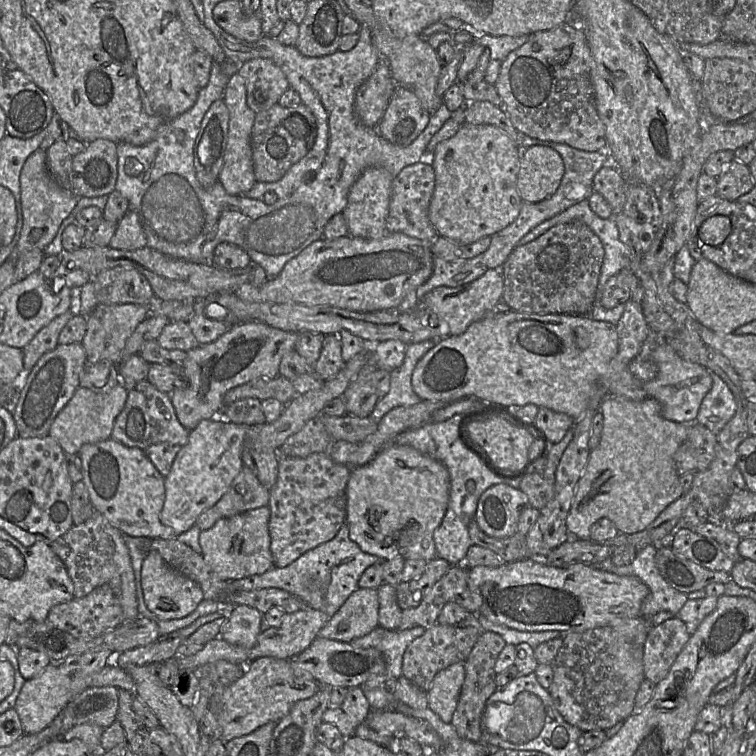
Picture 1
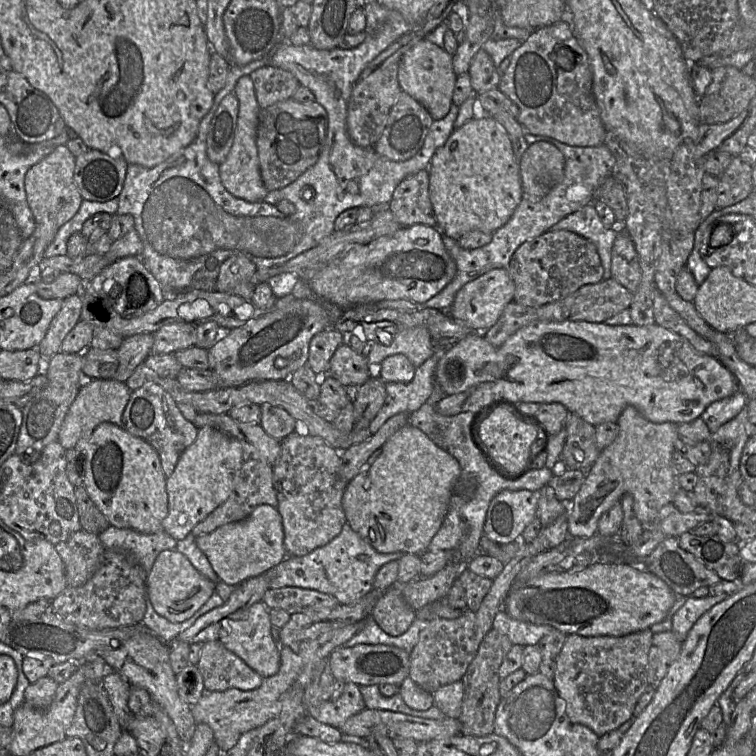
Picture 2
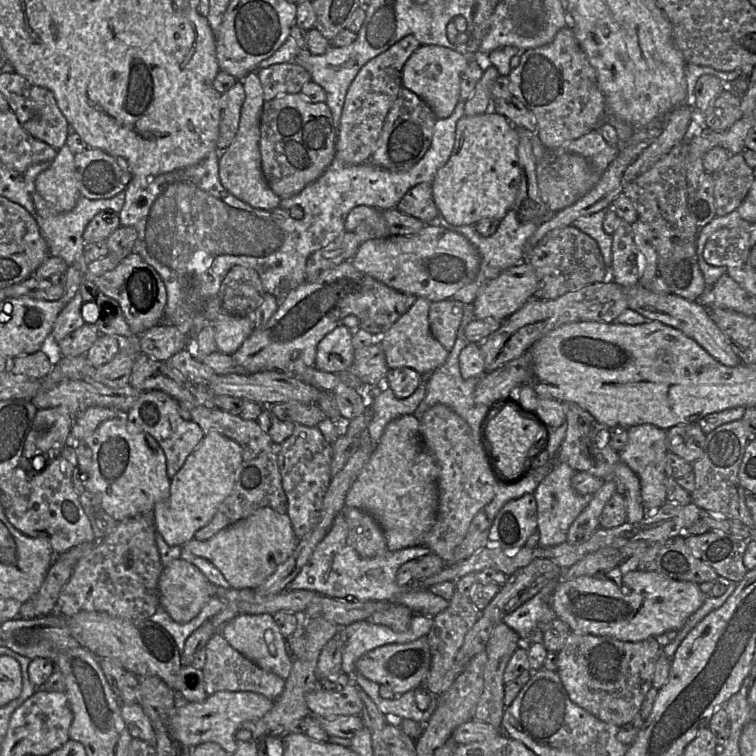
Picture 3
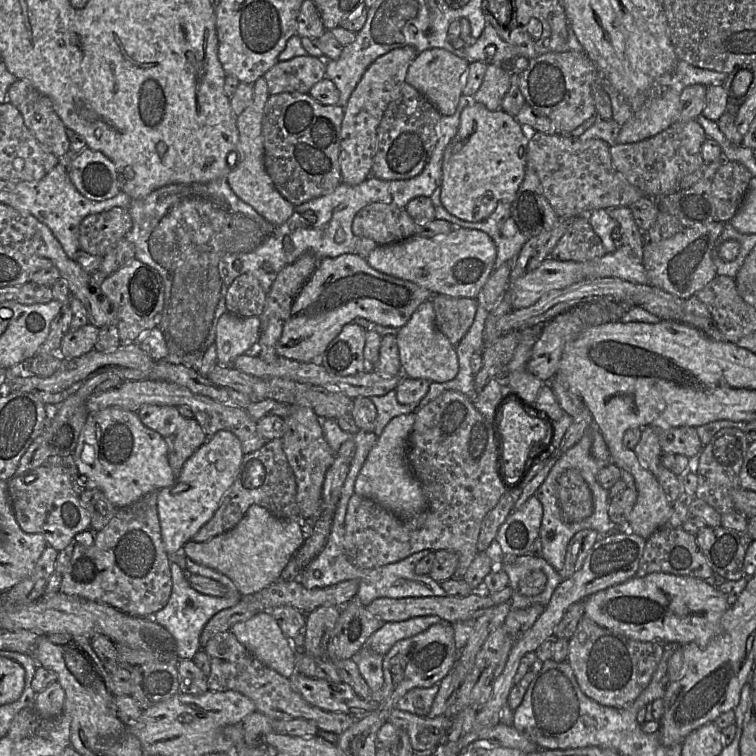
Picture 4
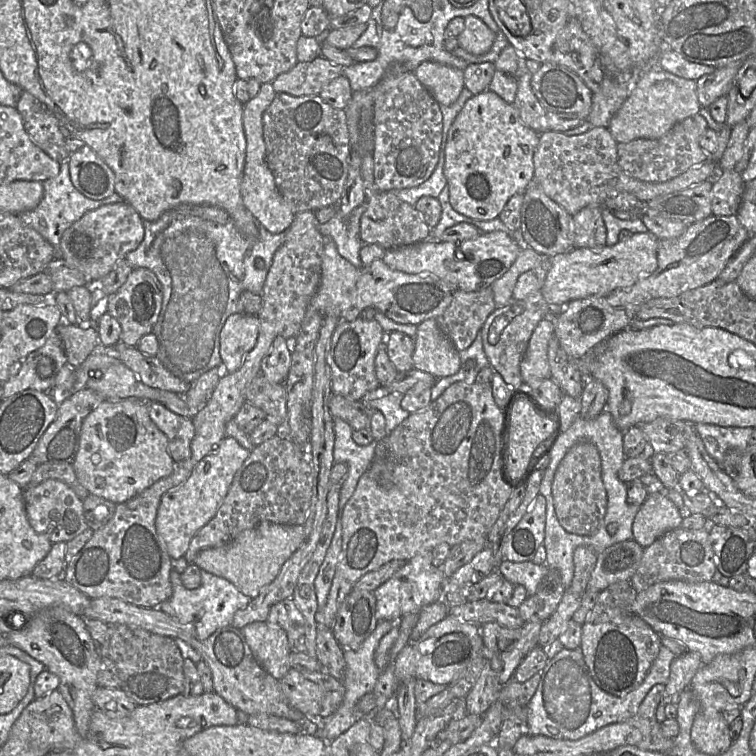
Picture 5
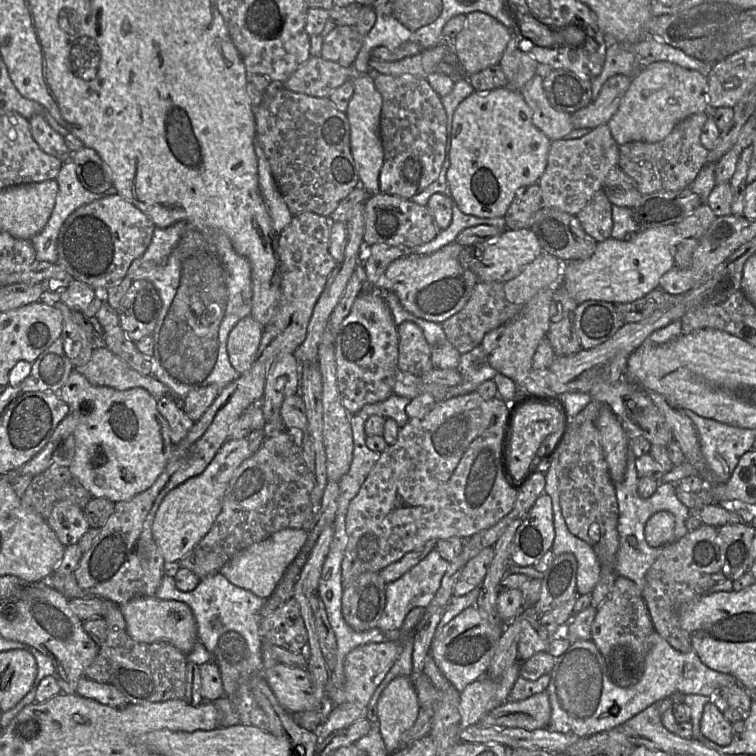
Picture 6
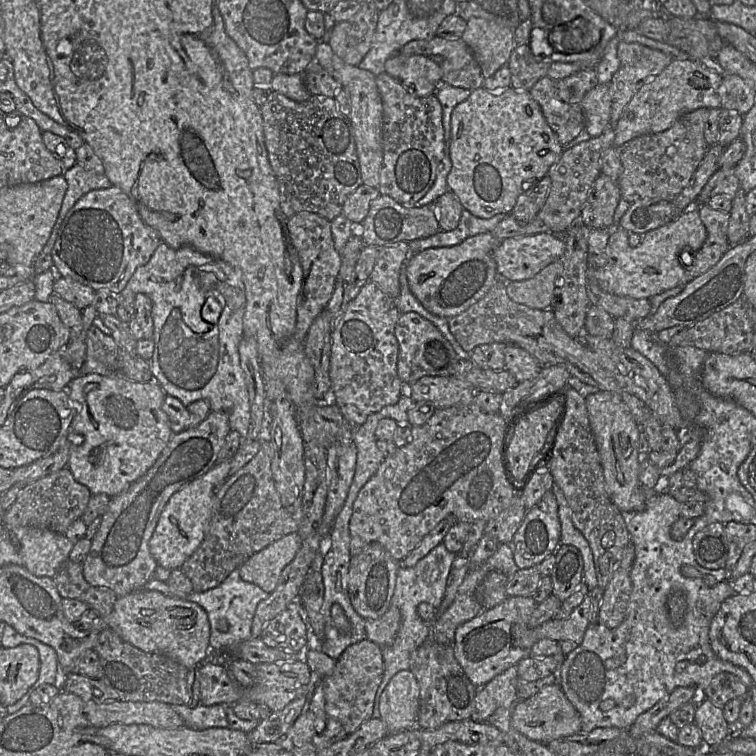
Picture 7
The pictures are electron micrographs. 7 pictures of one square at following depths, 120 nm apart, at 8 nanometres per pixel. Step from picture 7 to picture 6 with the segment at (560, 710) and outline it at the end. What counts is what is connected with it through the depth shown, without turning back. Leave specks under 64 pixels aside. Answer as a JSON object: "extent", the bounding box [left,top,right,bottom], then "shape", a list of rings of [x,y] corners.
{"extent":[479,691,551,731],"shape":[[[546,691],[526,700],[505,702],[494,708],[479,721],[479,725],[494,728],[523,728],[529,731],[547,728],[551,705]]]}

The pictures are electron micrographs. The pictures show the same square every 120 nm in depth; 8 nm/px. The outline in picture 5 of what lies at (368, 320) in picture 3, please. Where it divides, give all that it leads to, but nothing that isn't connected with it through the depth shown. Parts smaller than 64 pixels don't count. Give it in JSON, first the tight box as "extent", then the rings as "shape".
{"extent":[310,239,456,326],"shape":[[[325,239],[321,280],[310,301],[310,309],[318,310],[325,317],[335,315],[338,316],[340,321],[354,321],[360,317],[364,309],[374,308],[397,323],[417,326],[424,320],[436,319],[441,315],[449,306],[455,291],[456,289],[453,286],[433,274],[408,274],[393,270],[381,259],[374,260],[368,266],[355,267],[339,254],[333,240]]]}

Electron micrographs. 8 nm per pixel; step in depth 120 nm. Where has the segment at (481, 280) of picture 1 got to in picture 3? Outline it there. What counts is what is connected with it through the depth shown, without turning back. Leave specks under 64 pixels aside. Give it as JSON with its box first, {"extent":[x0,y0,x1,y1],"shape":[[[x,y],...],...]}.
{"extent":[473,264,537,320],"shape":[[[531,264],[512,266],[479,288],[473,301],[474,317],[476,320],[488,317],[505,320],[534,298],[536,288],[537,277]]]}

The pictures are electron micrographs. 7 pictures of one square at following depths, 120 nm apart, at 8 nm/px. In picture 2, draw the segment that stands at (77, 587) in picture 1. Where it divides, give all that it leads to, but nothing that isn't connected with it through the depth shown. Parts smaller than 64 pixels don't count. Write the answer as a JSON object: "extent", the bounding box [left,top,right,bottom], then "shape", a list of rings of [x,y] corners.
{"extent":[55,529,106,586],"shape":[[[83,529],[55,545],[65,567],[68,586],[84,585],[98,570],[106,549],[98,534]]]}

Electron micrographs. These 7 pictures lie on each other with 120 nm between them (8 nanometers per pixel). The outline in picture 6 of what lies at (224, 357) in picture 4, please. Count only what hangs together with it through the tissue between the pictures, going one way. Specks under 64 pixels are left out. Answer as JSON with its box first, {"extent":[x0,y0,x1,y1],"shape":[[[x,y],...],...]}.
{"extent":[227,317,262,374],"shape":[[[252,317],[241,319],[230,331],[227,353],[233,368],[240,374],[250,367],[262,336],[262,326]]]}

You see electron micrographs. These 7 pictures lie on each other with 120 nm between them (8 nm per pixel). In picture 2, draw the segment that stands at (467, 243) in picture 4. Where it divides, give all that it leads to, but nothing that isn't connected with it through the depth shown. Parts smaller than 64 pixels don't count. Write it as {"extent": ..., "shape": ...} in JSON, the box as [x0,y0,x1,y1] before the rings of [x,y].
{"extent":[305,224,456,308],"shape":[[[415,224],[351,248],[305,282],[317,298],[341,308],[398,299],[424,304],[450,283],[456,272],[440,230]]]}

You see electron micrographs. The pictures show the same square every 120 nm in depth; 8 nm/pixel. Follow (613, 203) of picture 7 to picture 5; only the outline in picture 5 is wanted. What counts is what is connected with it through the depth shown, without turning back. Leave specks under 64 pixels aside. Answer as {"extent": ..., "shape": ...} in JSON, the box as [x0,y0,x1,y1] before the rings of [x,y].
{"extent":[573,205,607,248],"shape":[[[589,205],[573,215],[574,248],[601,248],[606,245],[607,231],[602,218],[602,205]]]}

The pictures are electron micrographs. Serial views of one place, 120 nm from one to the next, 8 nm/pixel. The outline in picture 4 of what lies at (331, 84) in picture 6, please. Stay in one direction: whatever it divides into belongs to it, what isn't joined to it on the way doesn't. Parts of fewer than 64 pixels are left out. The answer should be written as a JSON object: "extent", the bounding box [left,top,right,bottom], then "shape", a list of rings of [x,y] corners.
{"extent":[263,55,327,95],"shape":[[[311,55],[296,56],[278,61],[263,76],[270,95],[283,92],[308,94],[310,89],[326,77],[327,60]]]}

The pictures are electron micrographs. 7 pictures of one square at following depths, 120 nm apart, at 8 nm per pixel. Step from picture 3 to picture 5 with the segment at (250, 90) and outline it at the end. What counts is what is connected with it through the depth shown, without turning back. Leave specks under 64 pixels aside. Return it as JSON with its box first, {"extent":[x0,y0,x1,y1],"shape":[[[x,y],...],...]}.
{"extent":[241,83,296,234],"shape":[[[262,83],[258,94],[244,104],[243,127],[246,137],[246,159],[241,181],[241,196],[245,207],[259,225],[273,234],[285,232],[292,224],[296,213],[278,190],[274,176],[266,161],[266,144],[263,135],[263,113],[276,95],[272,83]]]}

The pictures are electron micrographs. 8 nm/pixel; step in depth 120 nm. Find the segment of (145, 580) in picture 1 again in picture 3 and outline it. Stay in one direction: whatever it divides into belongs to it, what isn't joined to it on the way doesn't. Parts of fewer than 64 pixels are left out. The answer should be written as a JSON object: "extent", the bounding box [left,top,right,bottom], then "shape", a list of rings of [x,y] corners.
{"extent":[158,558,217,623],"shape":[[[178,558],[164,566],[158,580],[160,606],[178,623],[193,619],[212,598],[216,597],[217,587],[193,564]]]}

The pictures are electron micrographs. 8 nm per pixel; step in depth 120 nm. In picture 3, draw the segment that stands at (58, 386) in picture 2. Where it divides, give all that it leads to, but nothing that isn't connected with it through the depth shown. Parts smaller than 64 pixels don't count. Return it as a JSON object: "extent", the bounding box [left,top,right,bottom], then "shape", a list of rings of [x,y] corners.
{"extent":[19,408,72,471],"shape":[[[64,408],[38,409],[26,437],[19,466],[40,471],[70,443],[72,418]]]}

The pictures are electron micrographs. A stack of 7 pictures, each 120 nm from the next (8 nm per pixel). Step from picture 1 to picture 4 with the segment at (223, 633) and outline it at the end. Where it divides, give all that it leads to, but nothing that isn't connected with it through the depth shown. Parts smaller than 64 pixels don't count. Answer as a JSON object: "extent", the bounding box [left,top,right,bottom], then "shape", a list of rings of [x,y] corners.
{"extent":[230,612,296,678],"shape":[[[261,612],[246,621],[238,622],[230,631],[267,667],[286,678],[296,673],[296,650],[269,612]]]}

